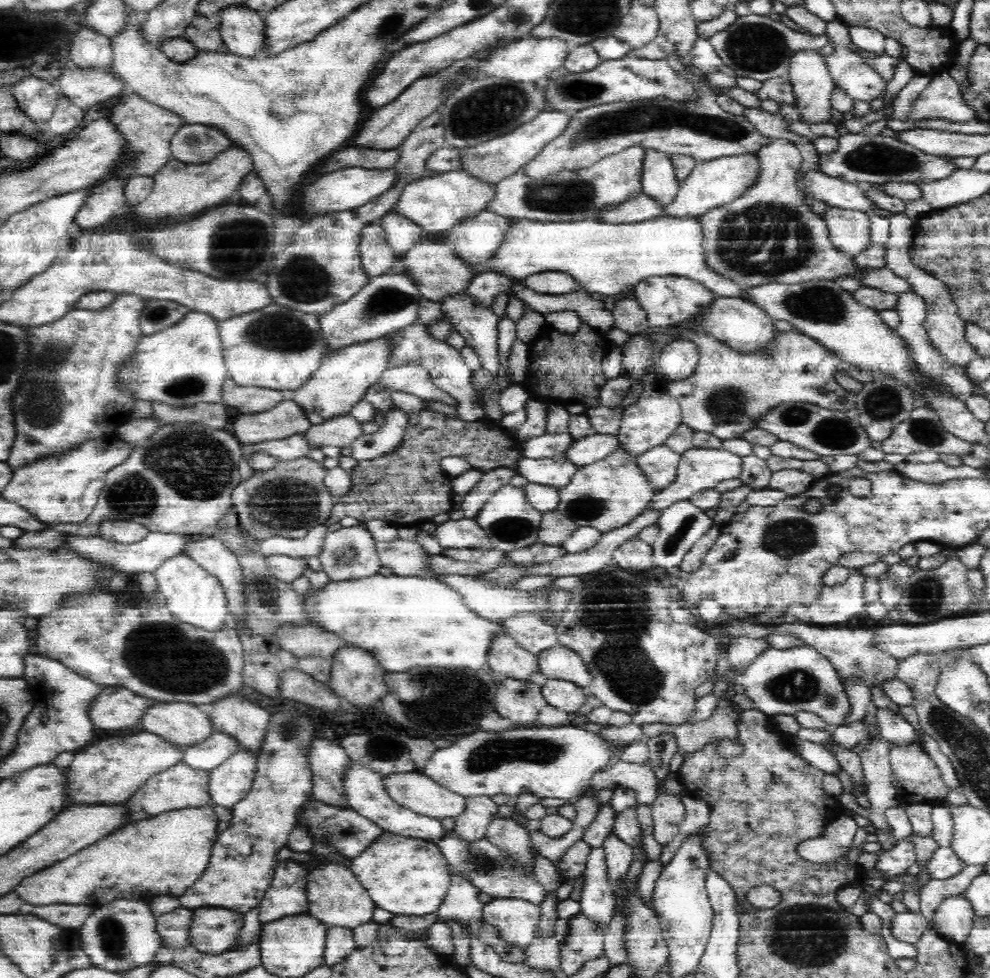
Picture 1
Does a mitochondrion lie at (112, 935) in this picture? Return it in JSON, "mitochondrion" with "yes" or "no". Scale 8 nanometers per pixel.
{"mitochondrion":"yes"}

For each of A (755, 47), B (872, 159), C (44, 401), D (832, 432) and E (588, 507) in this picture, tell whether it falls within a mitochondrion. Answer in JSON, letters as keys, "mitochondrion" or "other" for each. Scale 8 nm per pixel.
{"A":"mitochondrion","B":"mitochondrion","C":"mitochondrion","D":"mitochondrion","E":"mitochondrion"}

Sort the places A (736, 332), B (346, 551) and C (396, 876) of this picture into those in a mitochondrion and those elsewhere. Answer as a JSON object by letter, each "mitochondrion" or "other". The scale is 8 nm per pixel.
{"A":"other","B":"mitochondrion","C":"other"}

